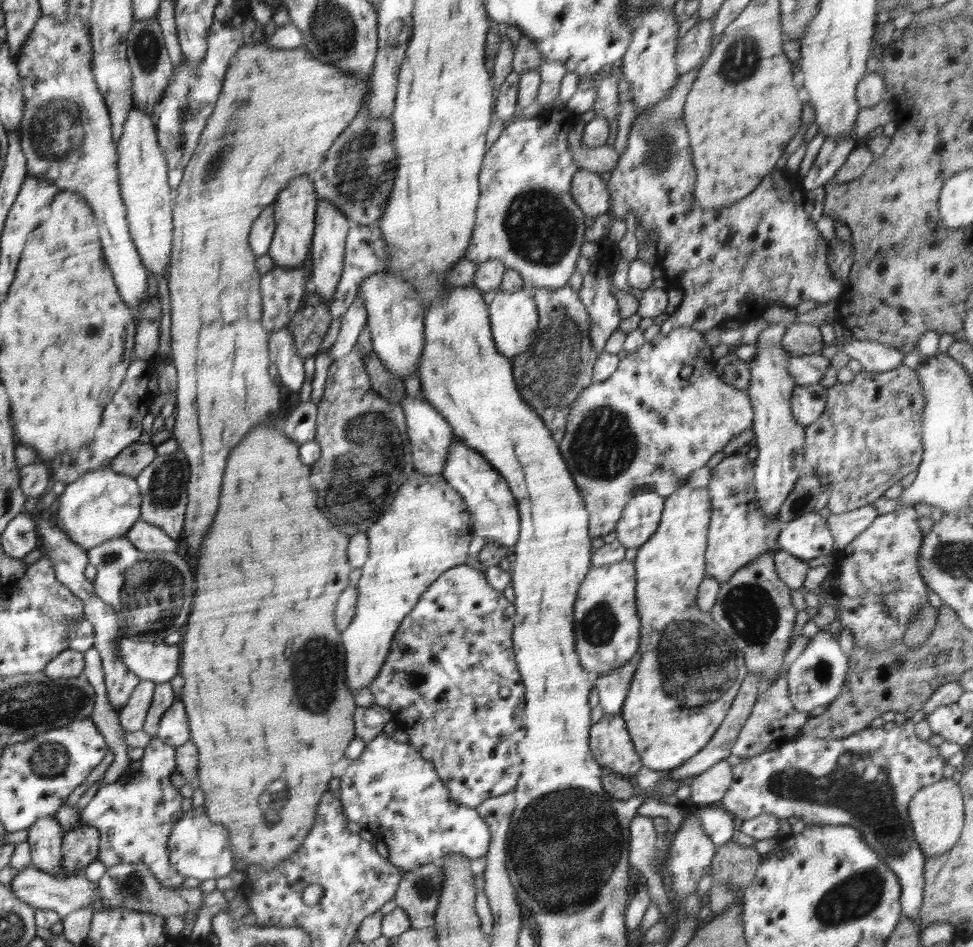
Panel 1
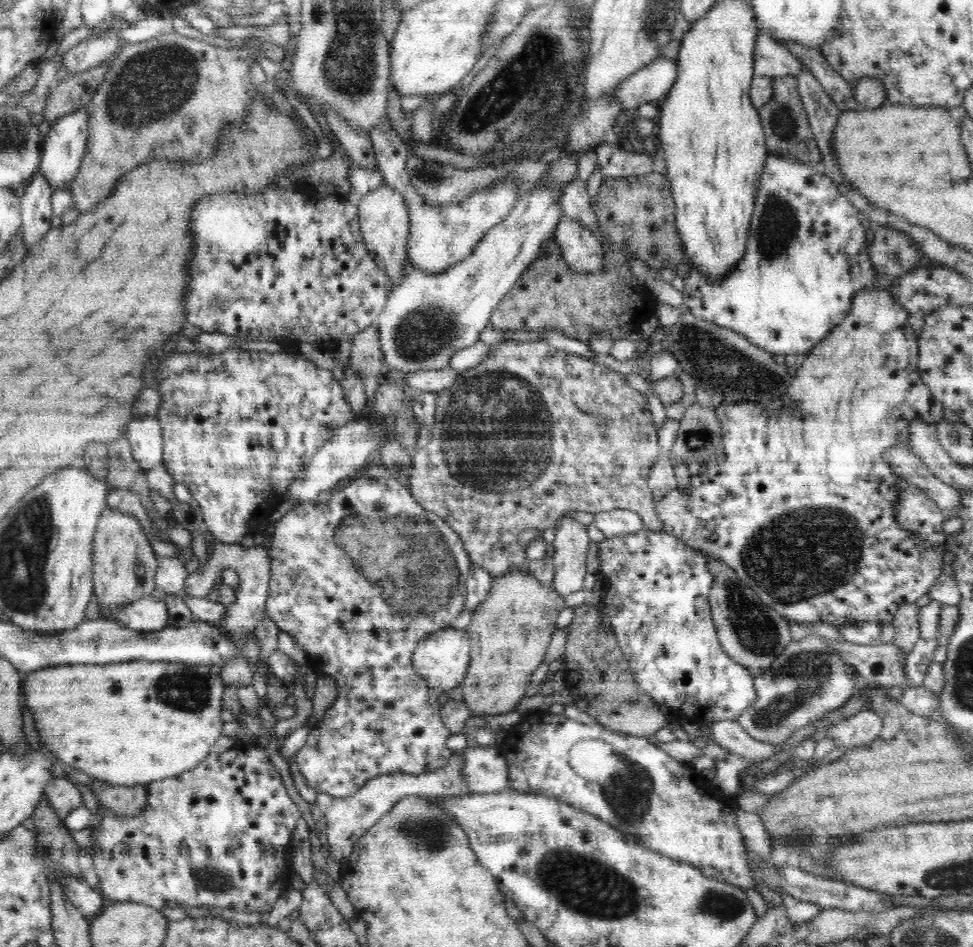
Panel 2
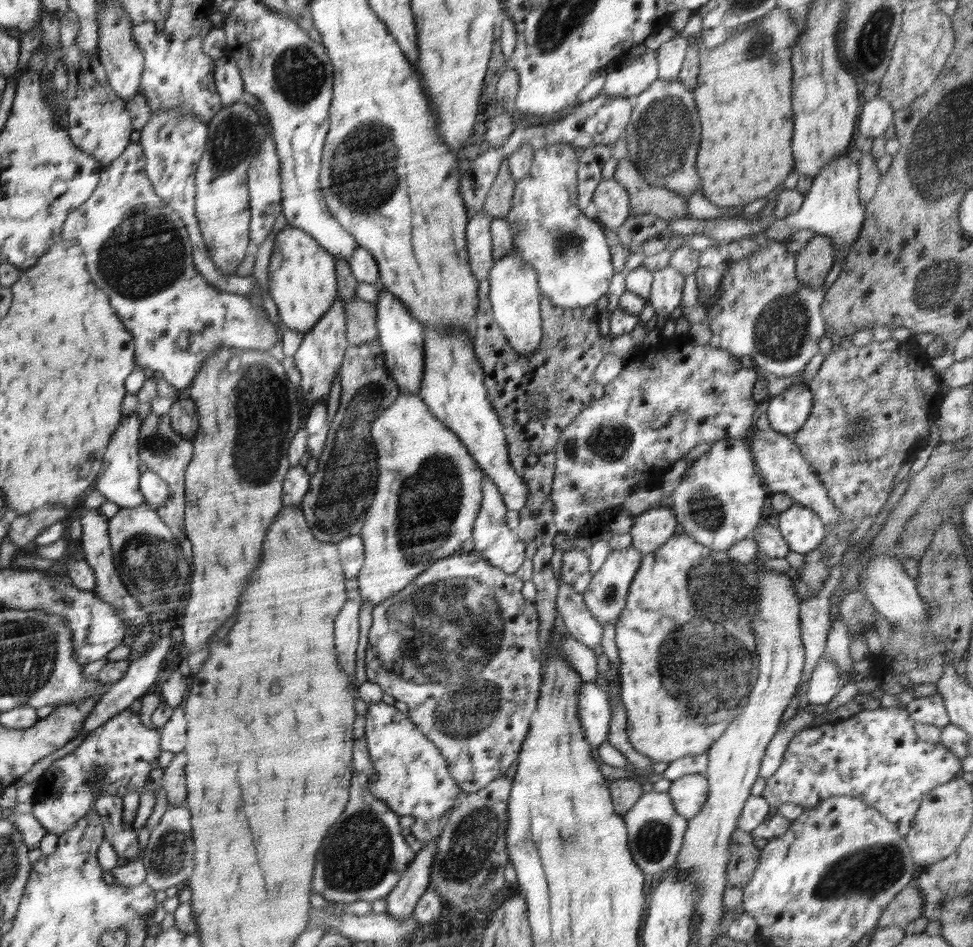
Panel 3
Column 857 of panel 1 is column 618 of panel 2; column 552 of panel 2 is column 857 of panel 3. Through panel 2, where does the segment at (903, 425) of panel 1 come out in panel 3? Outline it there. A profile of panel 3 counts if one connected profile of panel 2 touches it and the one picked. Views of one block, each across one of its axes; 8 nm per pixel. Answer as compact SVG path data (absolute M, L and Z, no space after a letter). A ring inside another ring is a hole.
M914 337L902 342L888 339L883 342L872 340L866 346L852 345L849 348L843 349L837 347L835 350L832 350L823 360L814 378L806 384L810 392L812 392L813 407L810 411L809 418L806 419L806 422L800 427L800 430L794 433L794 441L798 445L802 457L810 464L810 469L818 474L822 486L826 488L828 498L834 502L834 508L841 510L844 518L846 518L846 522L850 522L853 529L860 526L865 517L876 518L895 488L893 485L894 478L896 478L902 465L906 463L906 459L912 456L913 453L917 454L915 449L918 450L919 447L924 446L925 440L927 442L935 440L936 428L934 428L934 418L936 418L937 408L944 397L944 393L941 391L942 384L940 384L938 374L932 369L932 360L933 358L925 349L919 346Z

